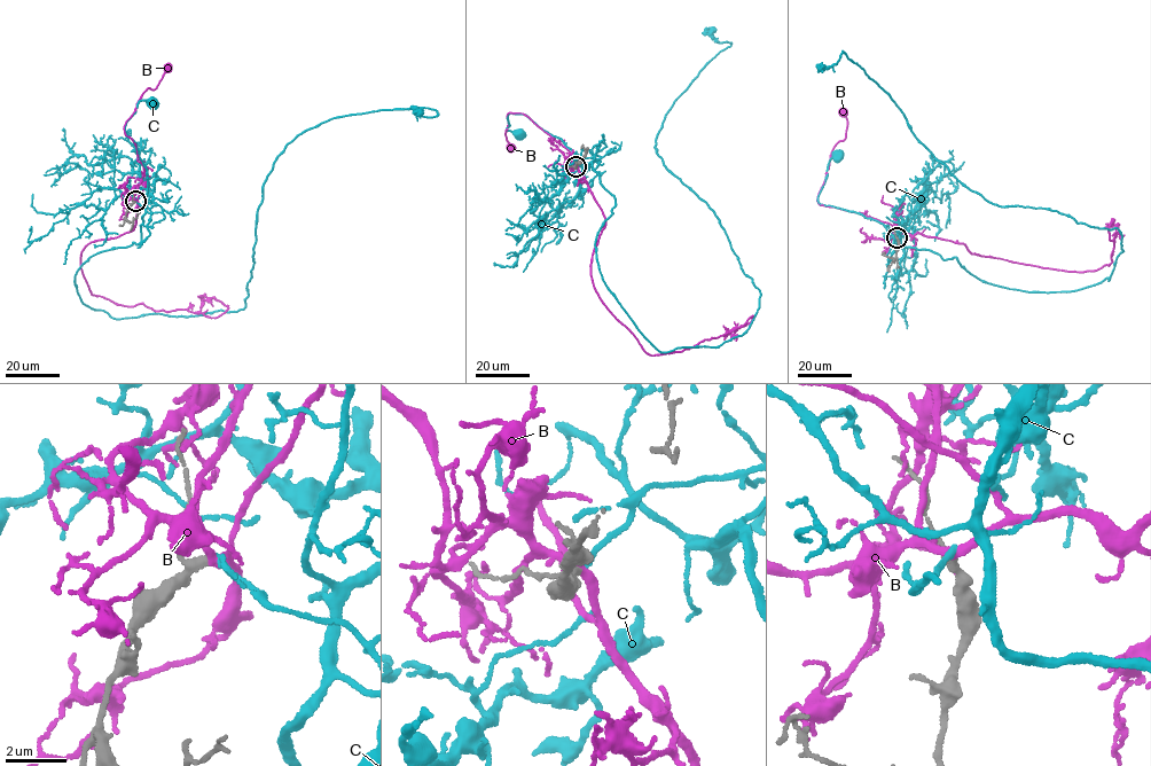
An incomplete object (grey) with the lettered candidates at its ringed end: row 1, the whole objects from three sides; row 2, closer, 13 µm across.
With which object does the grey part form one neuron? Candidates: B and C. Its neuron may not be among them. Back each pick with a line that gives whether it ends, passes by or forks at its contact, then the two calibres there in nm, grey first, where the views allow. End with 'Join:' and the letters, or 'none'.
C: it ends; calibres 240 and 180 nm
Join: C

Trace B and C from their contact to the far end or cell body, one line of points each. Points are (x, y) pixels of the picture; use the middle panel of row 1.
B: (577, 165), (569, 150), (522, 114), (507, 114), (504, 134), (515, 147), (513, 150), (510, 147)
C: (576, 166), (584, 158), (594, 157), (588, 164), (525, 115), (507, 115), (506, 129), (518, 134)

